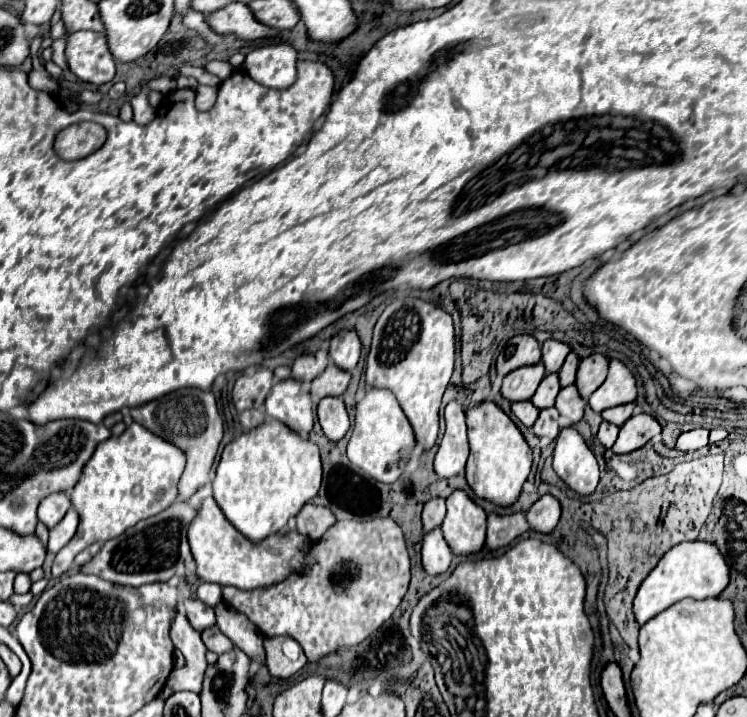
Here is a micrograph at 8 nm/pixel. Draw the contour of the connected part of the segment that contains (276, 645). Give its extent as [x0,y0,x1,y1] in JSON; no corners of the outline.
[265,636,307,678]

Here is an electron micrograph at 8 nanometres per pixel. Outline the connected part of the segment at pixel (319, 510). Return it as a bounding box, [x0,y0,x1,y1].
[297,504,335,540]

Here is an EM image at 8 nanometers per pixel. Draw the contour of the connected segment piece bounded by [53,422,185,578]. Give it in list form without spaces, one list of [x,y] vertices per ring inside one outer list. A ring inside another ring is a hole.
[[[133,422],[121,436],[109,438],[83,466],[83,476],[71,490],[71,504],[79,512],[79,528],[71,542],[55,556],[53,578],[69,570],[73,558],[93,542],[113,540],[147,516],[155,516],[177,500],[177,482],[185,468],[183,452]]]

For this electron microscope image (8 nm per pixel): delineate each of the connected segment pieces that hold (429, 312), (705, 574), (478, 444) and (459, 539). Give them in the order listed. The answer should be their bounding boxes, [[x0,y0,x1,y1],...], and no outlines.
[[365,298,455,452],[633,542,729,626],[465,402,531,508],[441,490,485,556]]

